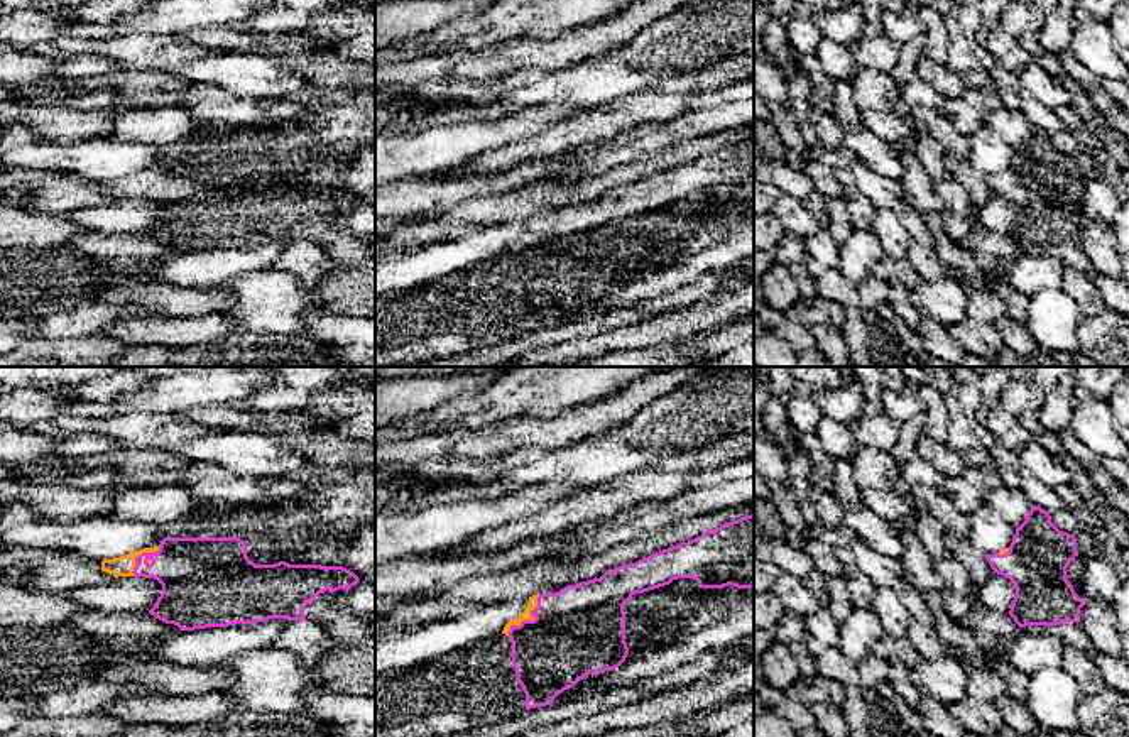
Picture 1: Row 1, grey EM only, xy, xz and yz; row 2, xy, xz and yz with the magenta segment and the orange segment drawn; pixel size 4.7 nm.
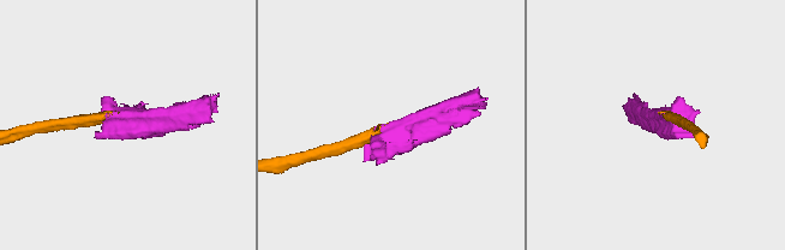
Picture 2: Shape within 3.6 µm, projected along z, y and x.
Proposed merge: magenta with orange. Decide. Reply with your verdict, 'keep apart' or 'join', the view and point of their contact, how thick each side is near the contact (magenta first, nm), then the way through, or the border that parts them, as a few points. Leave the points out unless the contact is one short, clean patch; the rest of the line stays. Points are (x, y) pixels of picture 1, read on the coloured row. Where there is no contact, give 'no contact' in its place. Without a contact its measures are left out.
join; contact xz (528, 621); calibres 420 and 50 nm; way xz (577, 631), (538, 631), (528, 621), (533, 602)

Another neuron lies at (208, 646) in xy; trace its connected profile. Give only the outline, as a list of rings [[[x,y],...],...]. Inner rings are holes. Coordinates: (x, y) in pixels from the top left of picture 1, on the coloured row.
[[[289,619],[179,631],[159,641],[145,659],[181,666],[213,666],[238,654],[272,647]]]

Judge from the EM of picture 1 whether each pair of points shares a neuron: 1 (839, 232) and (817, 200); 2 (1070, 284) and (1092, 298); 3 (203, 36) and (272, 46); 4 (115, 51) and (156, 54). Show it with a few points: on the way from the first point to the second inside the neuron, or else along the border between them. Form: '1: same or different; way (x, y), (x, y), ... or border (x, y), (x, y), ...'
1: same; way (839, 223), (825, 207)
2: same; way (1075, 284), (1087, 294)
3: same; way (220, 38), (256, 43)
4: same; way (125, 51), (146, 51)

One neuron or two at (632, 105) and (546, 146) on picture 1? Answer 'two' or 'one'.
one

